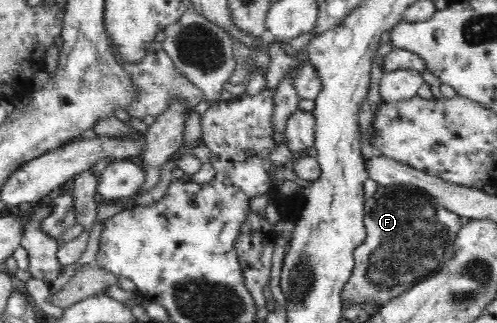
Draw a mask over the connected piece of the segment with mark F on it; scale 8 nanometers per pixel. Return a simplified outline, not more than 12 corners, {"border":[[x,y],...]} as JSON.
{"border":[[413,185],[364,202],[345,303],[385,305],[435,274],[463,228]]}

